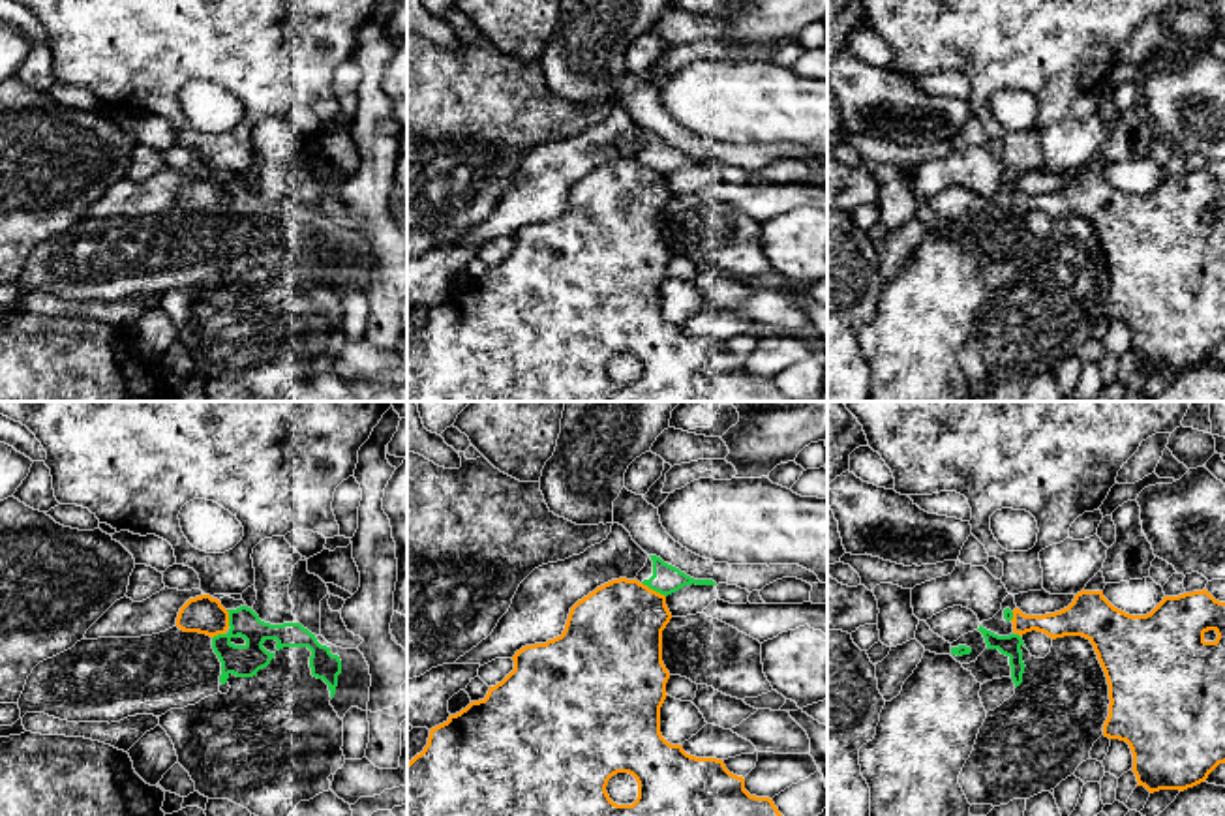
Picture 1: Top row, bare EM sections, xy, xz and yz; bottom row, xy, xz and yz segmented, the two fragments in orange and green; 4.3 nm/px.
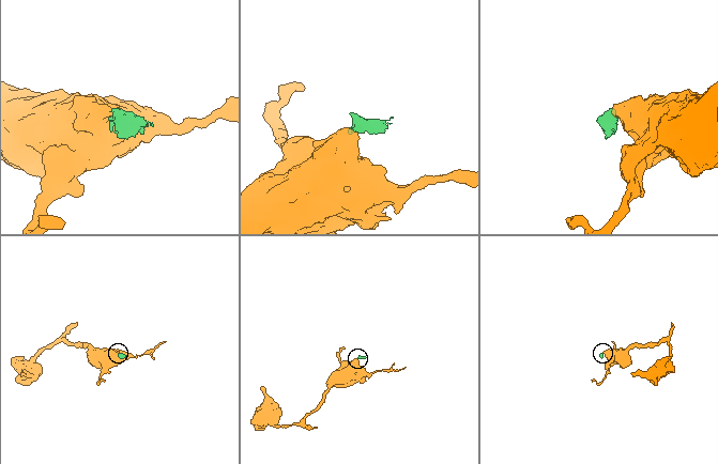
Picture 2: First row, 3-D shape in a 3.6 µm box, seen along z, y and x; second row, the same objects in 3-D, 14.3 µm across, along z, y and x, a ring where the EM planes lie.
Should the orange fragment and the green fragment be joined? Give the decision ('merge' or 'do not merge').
do not merge

